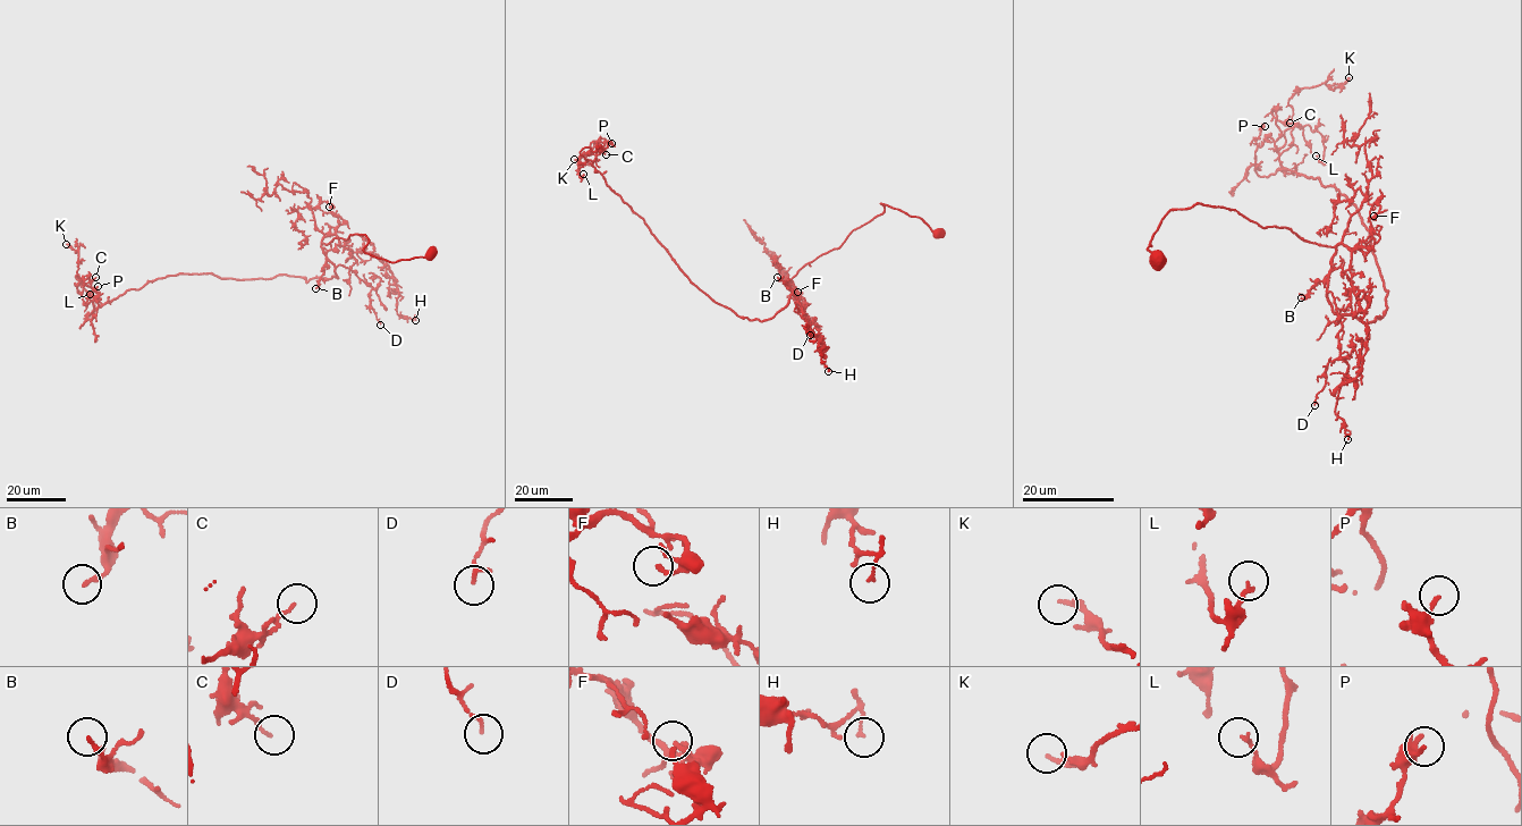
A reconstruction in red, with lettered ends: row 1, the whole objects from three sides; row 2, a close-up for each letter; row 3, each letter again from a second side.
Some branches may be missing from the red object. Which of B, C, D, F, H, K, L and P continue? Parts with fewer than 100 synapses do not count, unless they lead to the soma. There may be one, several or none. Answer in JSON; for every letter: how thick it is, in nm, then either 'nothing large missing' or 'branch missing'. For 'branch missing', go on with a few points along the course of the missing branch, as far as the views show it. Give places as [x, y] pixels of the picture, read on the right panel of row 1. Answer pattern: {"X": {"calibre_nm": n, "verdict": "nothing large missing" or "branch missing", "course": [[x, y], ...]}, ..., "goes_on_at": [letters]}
{"B": {"calibre_nm": 160, "verdict": "nothing large missing"}, "C": {"calibre_nm": 110, "verdict": "nothing large missing"}, "D": {"calibre_nm": 150, "verdict": "nothing large missing"}, "F": {"calibre_nm": 140, "verdict": "nothing large missing"}, "H": {"calibre_nm": 80, "verdict": "nothing large missing"}, "K": {"calibre_nm": 190, "verdict": "nothing large missing"}, "L": {"calibre_nm": 140, "verdict": "nothing large missing"}, "P": {"calibre_nm": 160, "verdict": "nothing large missing"}, "goes_on_at": []}

